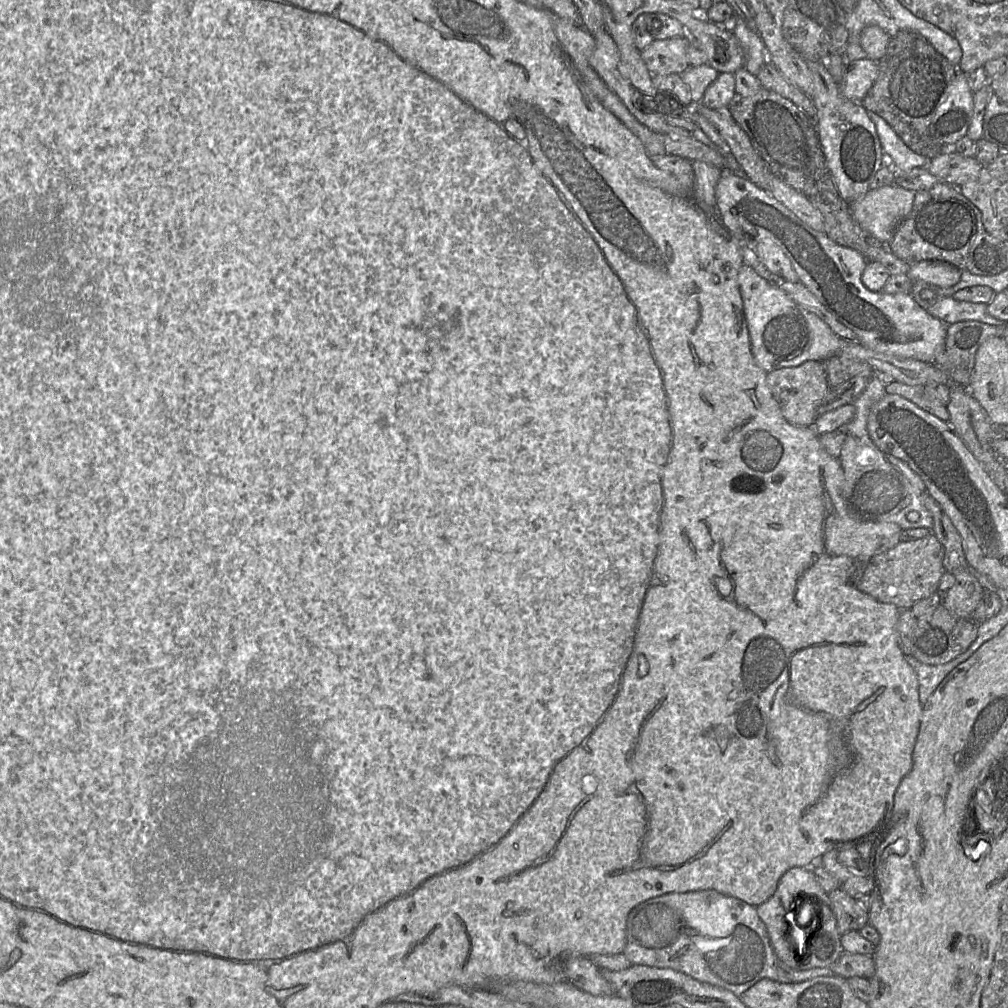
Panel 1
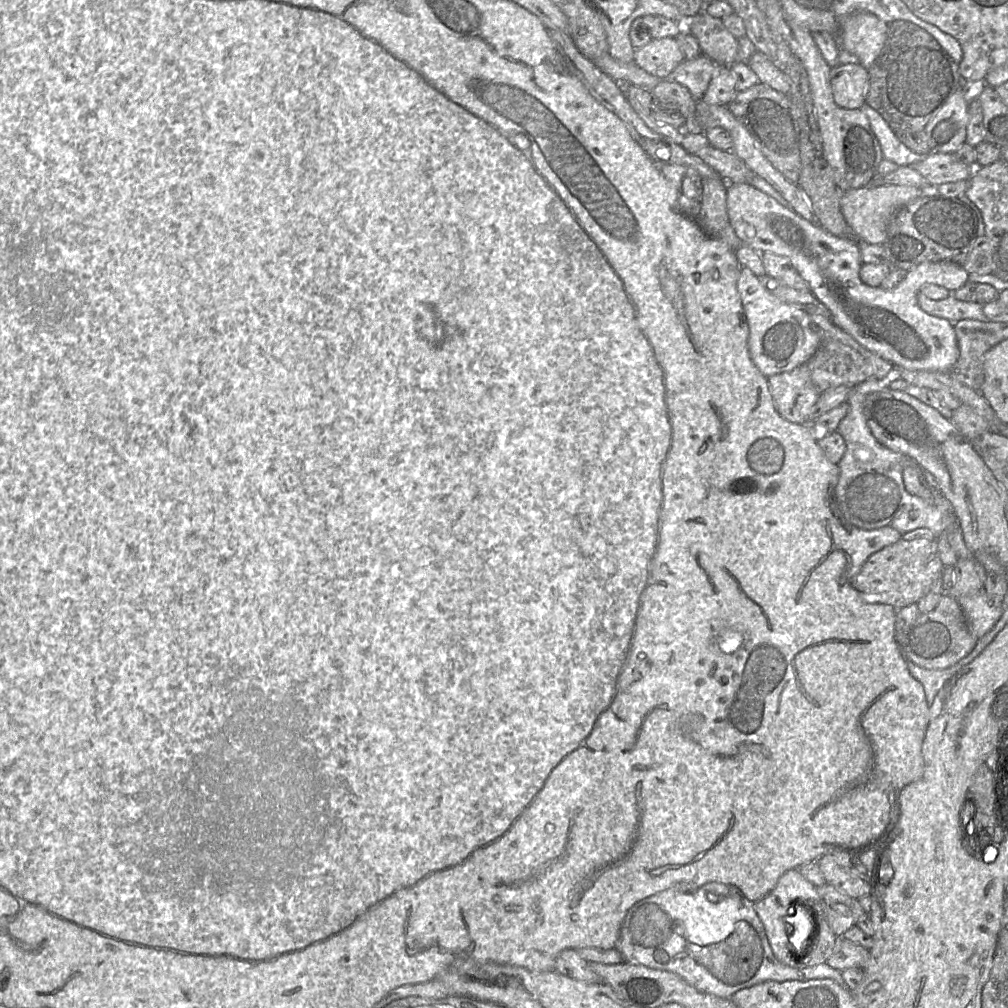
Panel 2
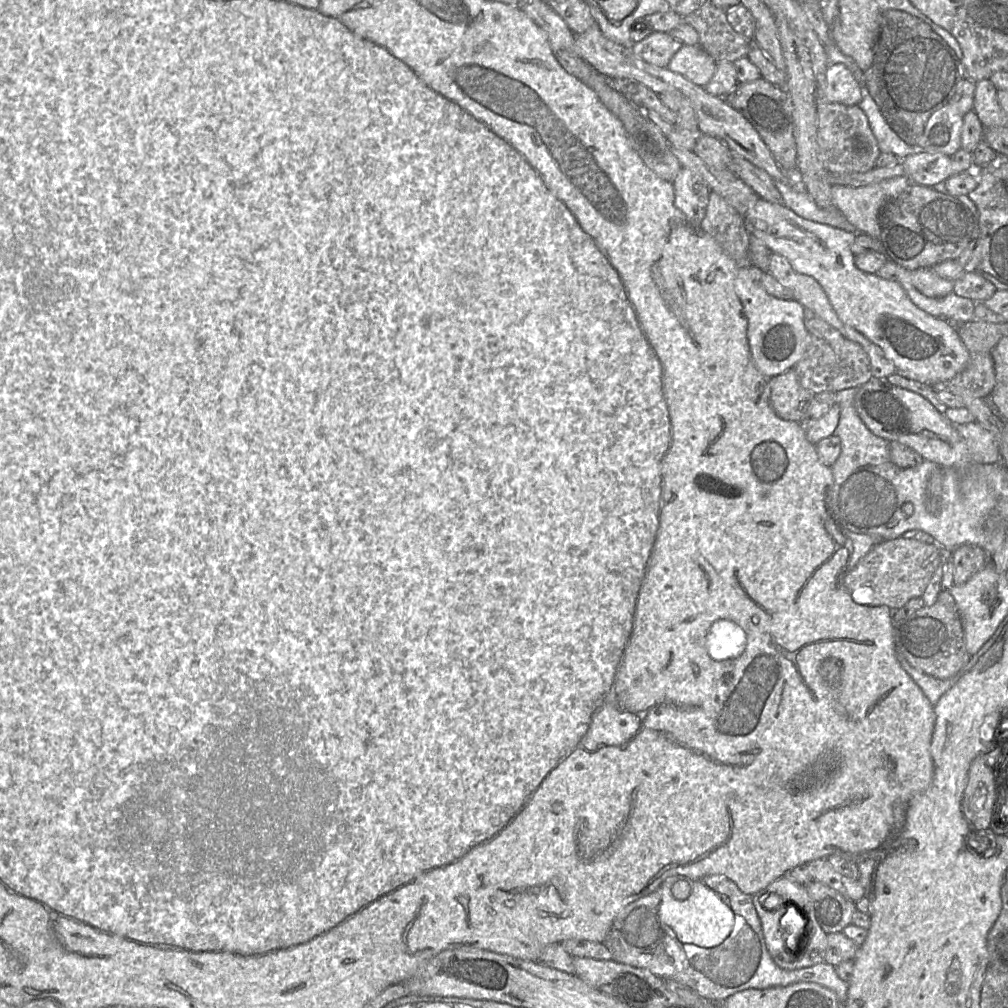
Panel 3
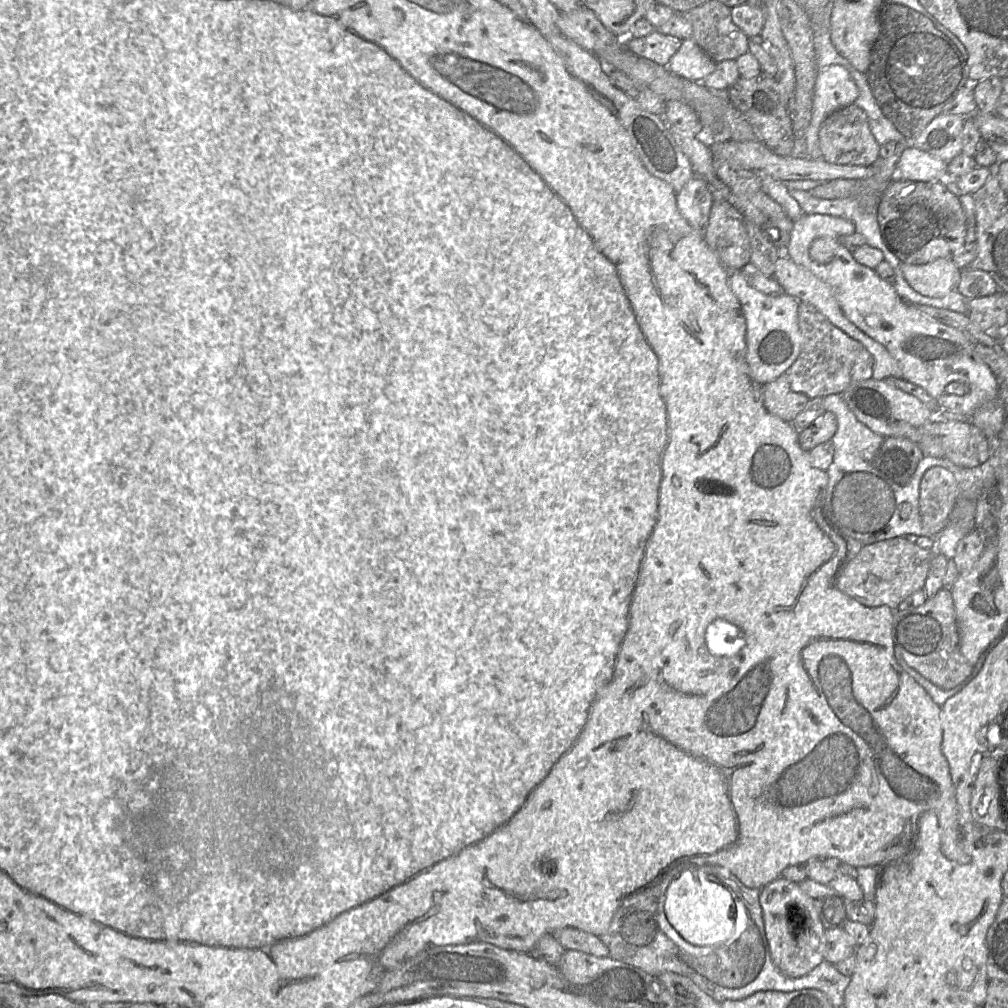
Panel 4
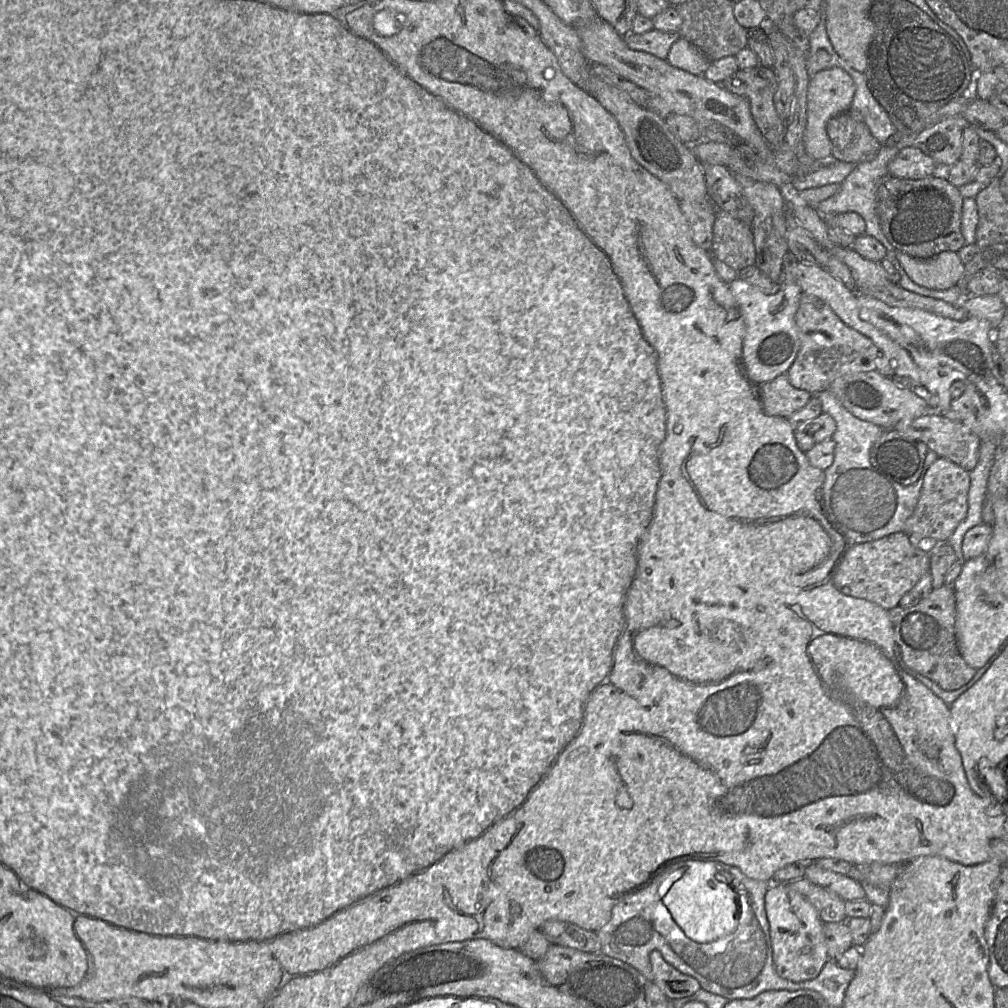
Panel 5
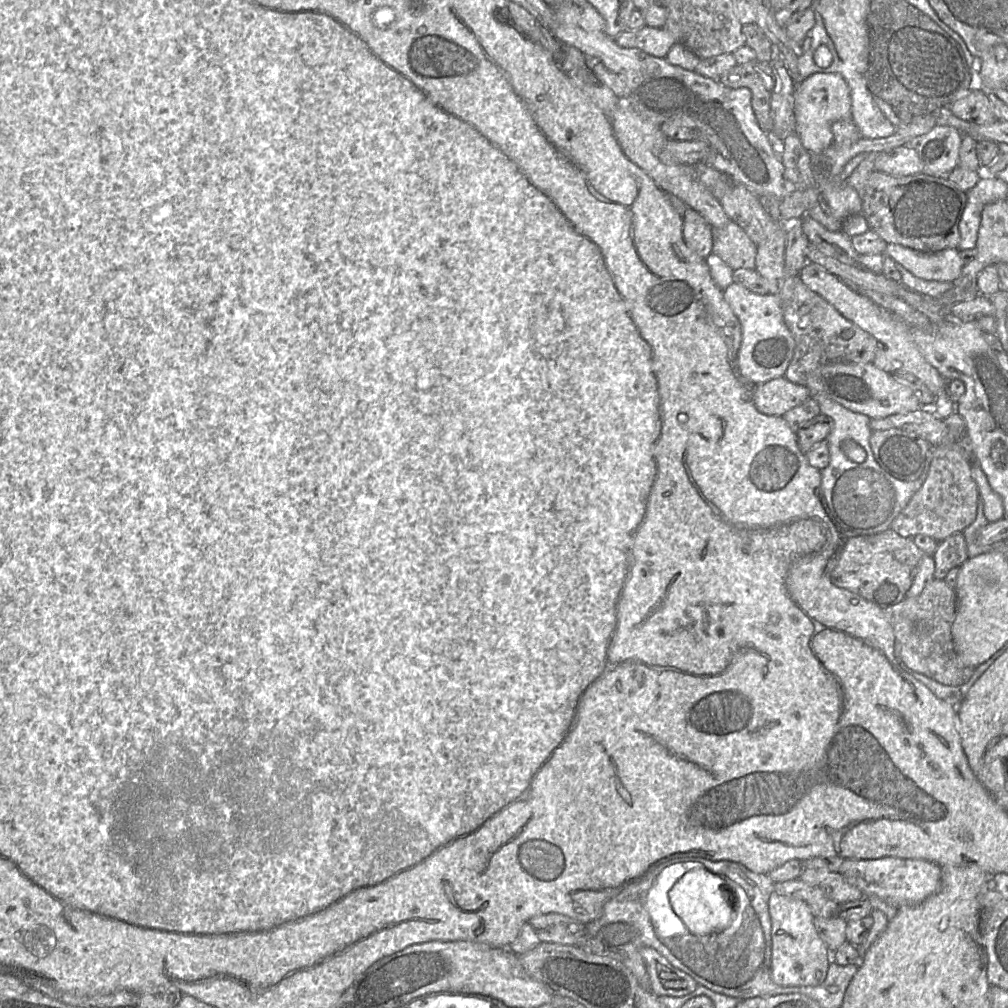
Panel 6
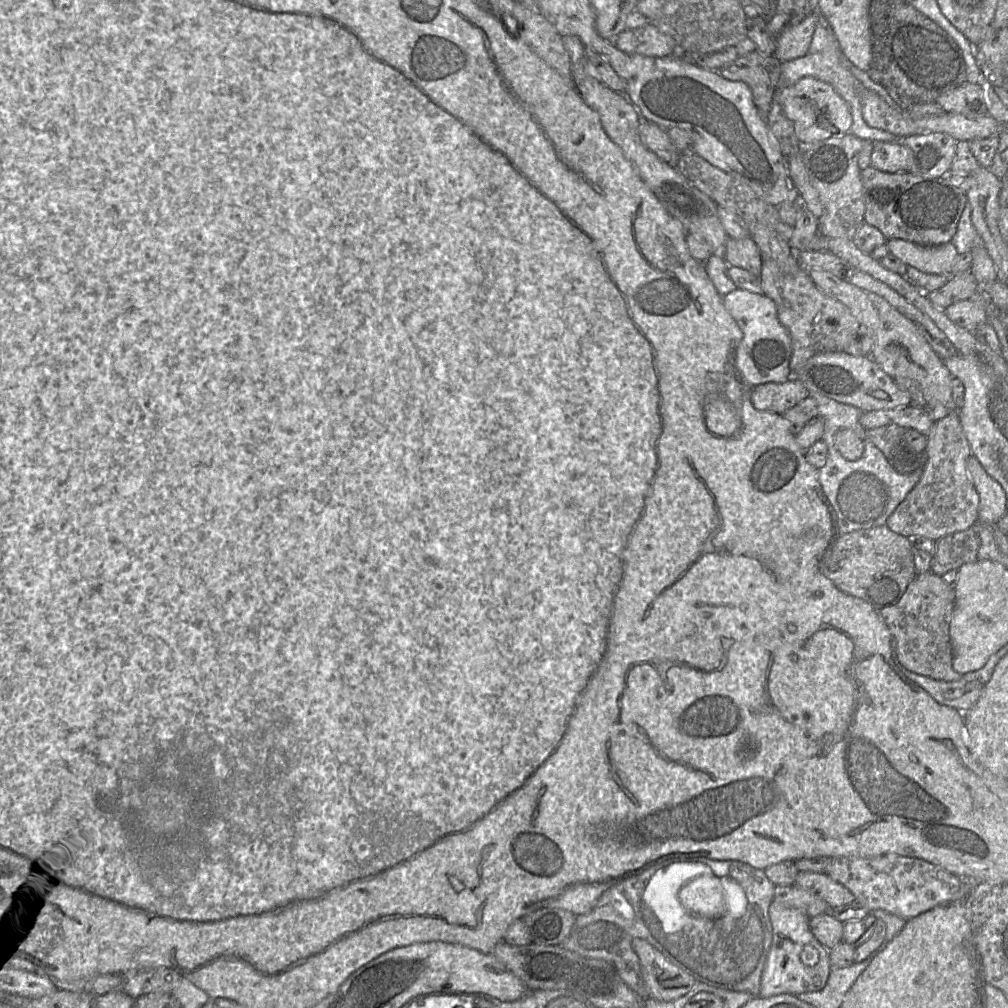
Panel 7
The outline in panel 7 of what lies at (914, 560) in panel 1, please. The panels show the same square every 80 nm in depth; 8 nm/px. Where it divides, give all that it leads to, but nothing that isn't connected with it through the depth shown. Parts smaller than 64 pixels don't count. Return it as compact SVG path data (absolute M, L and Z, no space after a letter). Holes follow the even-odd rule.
M887 524L840 534L819 559L818 570L840 590L866 601L879 613L882 609L895 605L916 577L912 546L910 538L892 531Z

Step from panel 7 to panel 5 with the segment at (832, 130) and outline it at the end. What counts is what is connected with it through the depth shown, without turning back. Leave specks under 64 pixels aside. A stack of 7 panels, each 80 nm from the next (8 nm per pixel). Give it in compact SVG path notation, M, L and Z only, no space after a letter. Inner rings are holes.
M827 68L816 73L809 81L806 105L806 125L803 133L805 151L813 159L829 159L832 145L826 131L827 122L848 111L855 94L855 84L851 76L841 68Z

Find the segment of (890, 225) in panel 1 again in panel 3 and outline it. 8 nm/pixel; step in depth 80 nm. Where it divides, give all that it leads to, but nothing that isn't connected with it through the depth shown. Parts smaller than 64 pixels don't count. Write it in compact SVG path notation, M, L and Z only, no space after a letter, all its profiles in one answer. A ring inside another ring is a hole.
M907 176L893 177L863 187L832 185L832 203L859 233L880 239L879 215L892 199L911 185Z

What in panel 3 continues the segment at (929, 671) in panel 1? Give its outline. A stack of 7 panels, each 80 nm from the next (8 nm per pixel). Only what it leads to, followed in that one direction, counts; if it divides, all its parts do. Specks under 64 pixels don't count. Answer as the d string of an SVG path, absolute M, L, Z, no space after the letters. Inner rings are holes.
M896 647L896 657L901 664L902 668L910 675L914 682L922 689L923 693L929 699L930 703L935 706L941 696L946 693L954 684L959 680L959 678L964 674L964 672L959 672L954 677L940 680L927 675L913 666L906 660L902 652Z

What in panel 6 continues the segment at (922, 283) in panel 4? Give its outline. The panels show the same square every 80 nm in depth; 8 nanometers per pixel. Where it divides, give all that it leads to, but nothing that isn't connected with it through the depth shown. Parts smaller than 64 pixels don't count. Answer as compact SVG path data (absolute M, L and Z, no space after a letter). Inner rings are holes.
M887 243L885 254L918 278L954 282L964 266L959 252L958 249L948 248L935 253L923 253L899 244Z

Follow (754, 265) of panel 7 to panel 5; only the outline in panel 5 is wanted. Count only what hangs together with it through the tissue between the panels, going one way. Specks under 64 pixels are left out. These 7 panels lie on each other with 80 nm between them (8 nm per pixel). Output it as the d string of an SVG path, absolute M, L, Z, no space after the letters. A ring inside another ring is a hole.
M717 210L712 234L710 254L713 258L737 272L755 265L755 247L749 225Z

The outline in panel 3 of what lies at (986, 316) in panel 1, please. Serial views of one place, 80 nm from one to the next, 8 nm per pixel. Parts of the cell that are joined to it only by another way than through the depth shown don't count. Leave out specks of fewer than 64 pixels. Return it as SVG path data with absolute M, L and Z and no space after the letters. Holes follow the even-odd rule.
M890 259L887 262L895 266L897 282L903 287L910 300L921 310L933 317L959 324L974 320L976 302L960 297L953 291L943 298L930 298L920 293L911 282L911 271Z

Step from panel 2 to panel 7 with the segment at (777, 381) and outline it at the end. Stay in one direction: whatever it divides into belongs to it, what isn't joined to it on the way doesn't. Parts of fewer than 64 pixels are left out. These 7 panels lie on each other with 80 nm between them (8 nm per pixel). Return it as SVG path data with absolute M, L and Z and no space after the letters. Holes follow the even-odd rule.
M796 378L783 383L768 382L752 387L750 400L759 411L782 415L808 397L808 390Z

